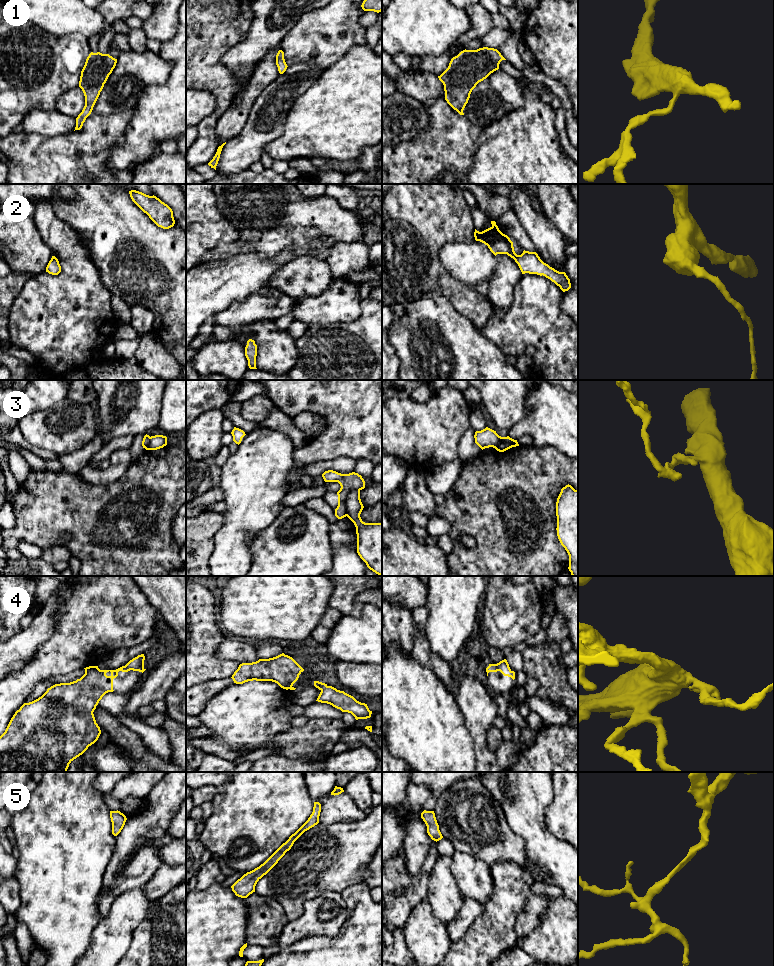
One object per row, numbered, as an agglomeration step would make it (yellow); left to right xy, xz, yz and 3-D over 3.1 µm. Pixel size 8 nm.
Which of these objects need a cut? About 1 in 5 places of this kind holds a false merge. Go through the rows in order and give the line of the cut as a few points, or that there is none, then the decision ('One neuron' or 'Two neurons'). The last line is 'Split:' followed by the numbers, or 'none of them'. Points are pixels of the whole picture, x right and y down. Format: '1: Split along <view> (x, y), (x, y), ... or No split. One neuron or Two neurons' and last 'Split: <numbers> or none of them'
1: No split. One neuron
2: No split. One neuron
3: Split along xz (359, 489), (353, 489), (346, 497), (345, 515). Two neurons
4: No split. One neuron
5: No split. One neuron
Split: 3

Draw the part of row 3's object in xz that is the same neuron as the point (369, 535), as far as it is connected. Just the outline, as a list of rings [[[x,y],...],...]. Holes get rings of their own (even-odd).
[[[360,490],[351,491],[345,501],[346,516],[354,523],[357,553],[367,567],[382,576],[382,523],[365,523],[360,514],[364,508]]]

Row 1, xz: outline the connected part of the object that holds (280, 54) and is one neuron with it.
[[[279,50],[276,55],[276,65],[280,74],[283,74],[288,67],[284,59],[284,52],[282,50]]]

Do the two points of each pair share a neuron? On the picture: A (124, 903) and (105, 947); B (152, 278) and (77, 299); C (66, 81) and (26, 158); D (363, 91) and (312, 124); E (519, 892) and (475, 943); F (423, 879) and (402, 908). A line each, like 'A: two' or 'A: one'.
A: one
B: two
C: two
D: one
E: one
F: one

